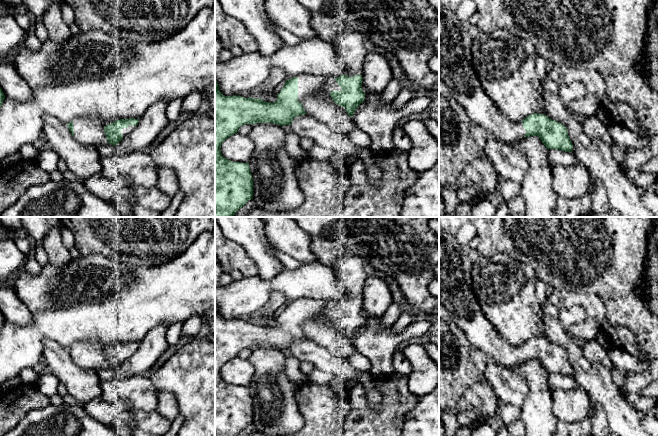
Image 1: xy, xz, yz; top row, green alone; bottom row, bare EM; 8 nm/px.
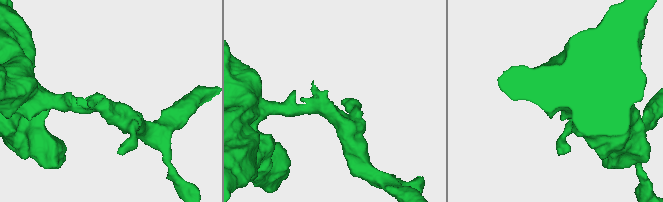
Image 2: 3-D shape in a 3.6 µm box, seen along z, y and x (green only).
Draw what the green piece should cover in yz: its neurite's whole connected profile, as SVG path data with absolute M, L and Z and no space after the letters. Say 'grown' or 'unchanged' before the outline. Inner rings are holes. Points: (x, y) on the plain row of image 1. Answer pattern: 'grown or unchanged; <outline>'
grown; M439 227L439 320L444 320L454 323L458 328L460 328L469 342L475 346L477 349L481 350L489 360L509 367L511 369L516 369L518 365L524 361L538 360L545 371L549 373L556 373L565 376L572 376L573 368L568 360L567 352L547 341L543 338L530 338L524 342L521 346L514 347L505 341L492 323L487 319L485 314L480 308L479 302L473 292L471 286L471 267L472 263L468 257L467 249L460 246L454 235L451 235L443 231Z

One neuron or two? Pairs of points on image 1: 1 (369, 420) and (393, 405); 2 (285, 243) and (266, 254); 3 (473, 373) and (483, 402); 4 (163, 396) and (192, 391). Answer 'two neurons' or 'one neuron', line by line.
1: one neuron
2: two neurons
3: one neuron
4: two neurons

